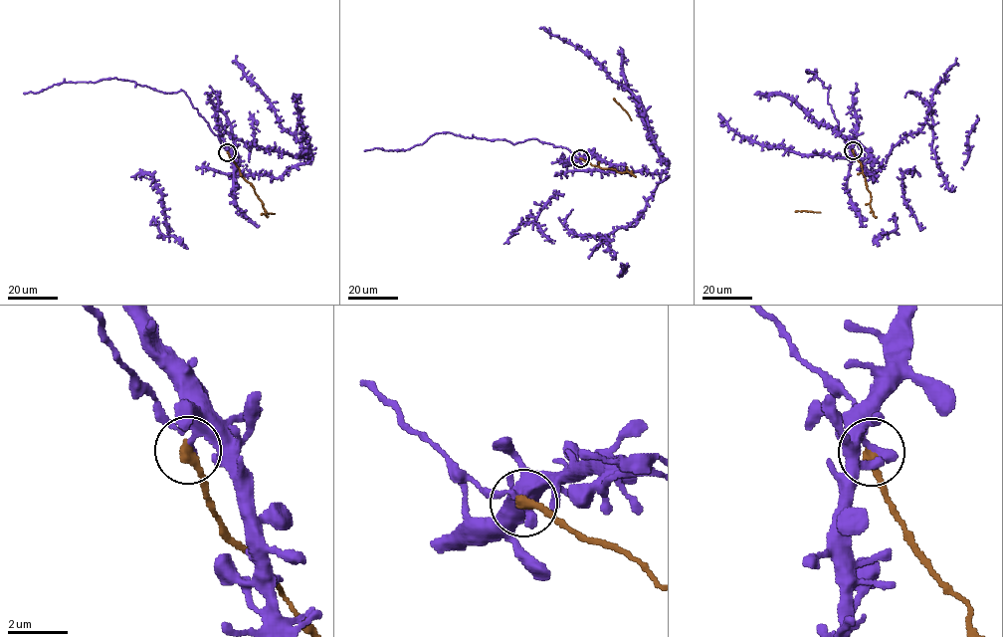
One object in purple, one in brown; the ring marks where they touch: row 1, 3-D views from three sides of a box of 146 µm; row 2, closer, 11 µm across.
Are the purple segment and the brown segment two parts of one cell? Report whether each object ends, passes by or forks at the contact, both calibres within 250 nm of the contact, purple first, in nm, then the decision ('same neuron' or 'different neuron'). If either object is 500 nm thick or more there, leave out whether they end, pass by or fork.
purple passes by; brown ends; calibres 280 and 380 nm; same neuron

